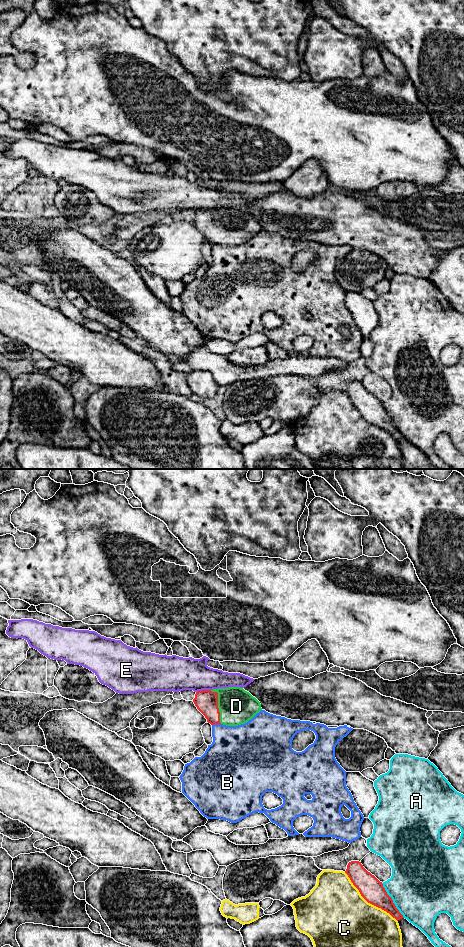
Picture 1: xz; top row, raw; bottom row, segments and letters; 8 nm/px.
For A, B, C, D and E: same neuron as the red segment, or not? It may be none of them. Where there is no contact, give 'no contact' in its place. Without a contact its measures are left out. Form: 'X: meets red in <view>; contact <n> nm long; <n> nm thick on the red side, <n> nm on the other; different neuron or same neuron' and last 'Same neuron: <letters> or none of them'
A: meets red in xz; contact 340 nm long; 190 nm thick on the red side, 500 nm on the other; different neuron
B: meets red in xz; contact 90 nm long; 190 nm thick on the red side, 380 nm on the other; different neuron
C: meets red in xz; contact 600 nm long; 190 nm thick on the red side, 500 nm on the other; different neuron
D: meets red in xz; contact 300 nm long; 190 nm thick on the red side, 280 nm on the other; same neuron
E: meets red in xz; contact 120 nm long; 190 nm thick on the red side, 280 nm on the other; different neuron
Same neuron: D

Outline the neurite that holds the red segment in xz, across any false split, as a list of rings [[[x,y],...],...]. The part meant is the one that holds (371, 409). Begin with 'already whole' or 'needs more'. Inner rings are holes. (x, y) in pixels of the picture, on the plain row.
already whole; [[[349,382],[345,393],[368,423],[386,431],[397,441],[404,438],[387,414],[382,402],[368,392],[361,382]]]

